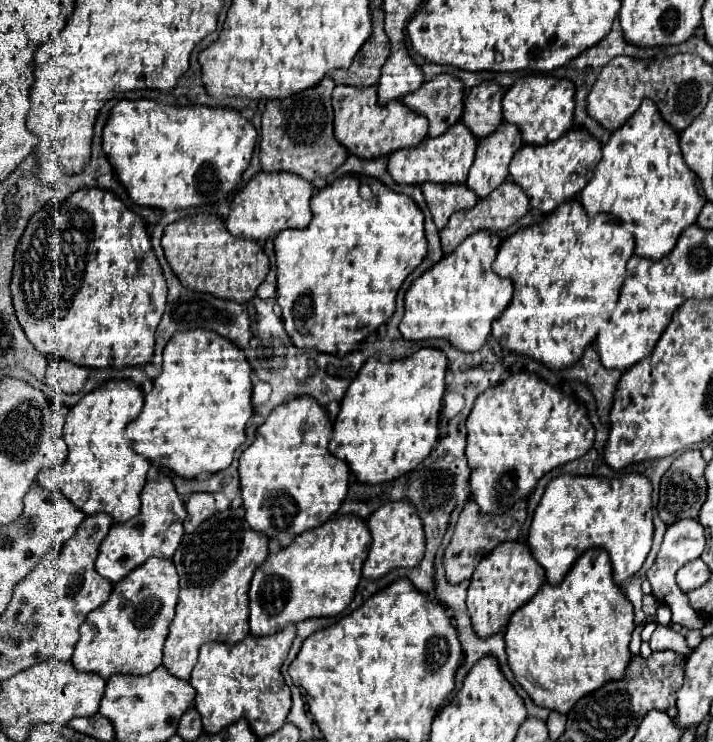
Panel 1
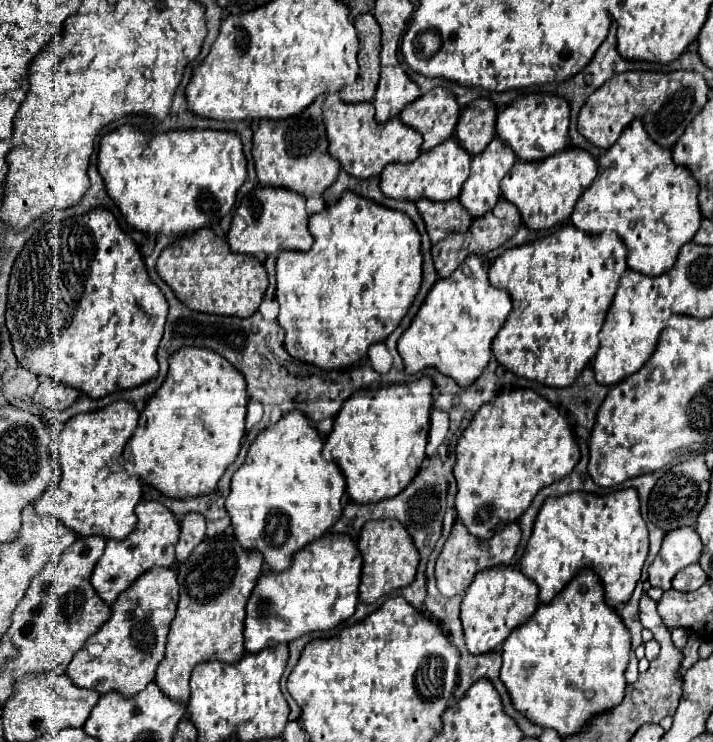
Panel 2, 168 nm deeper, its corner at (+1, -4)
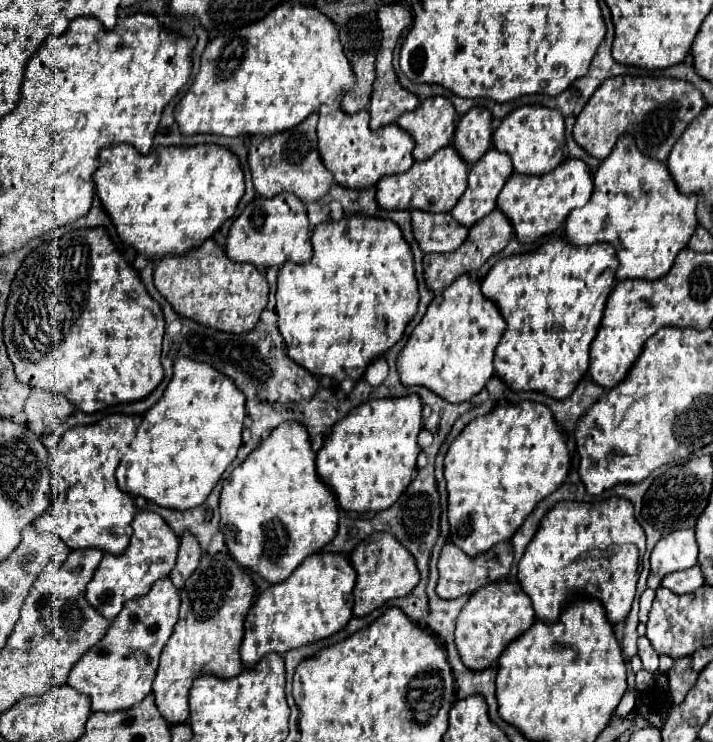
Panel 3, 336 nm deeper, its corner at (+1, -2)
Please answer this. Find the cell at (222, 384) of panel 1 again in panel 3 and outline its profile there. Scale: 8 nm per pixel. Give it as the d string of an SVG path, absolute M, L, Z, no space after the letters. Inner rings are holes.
M178 358L174 362L174 376L164 390L162 398L144 412L142 422L132 438L132 444L120 444L120 462L116 480L120 490L132 496L144 496L158 506L188 510L200 506L214 490L224 470L232 464L242 446L242 428L246 416L246 398L236 390L236 384L226 374L220 374L214 366L204 362L192 362L192 358Z

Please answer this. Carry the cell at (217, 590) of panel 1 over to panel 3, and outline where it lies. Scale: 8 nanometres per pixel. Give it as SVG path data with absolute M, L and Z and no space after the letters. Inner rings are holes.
M202 554L200 566L180 590L180 618L162 650L152 688L156 694L156 706L170 724L188 720L188 692L194 678L202 674L232 678L242 672L244 664L240 660L240 644L244 634L244 618L254 602L254 594L256 586L252 578L230 554Z

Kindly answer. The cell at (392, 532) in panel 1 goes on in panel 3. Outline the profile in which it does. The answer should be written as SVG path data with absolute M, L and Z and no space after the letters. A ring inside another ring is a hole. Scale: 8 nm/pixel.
M372 534L366 542L360 542L356 550L352 550L352 566L358 572L356 586L354 586L354 616L368 616L374 608L382 606L384 602L392 598L400 598L410 594L410 590L418 584L418 568L416 560L408 552L408 548L402 546L402 542L396 542L392 534Z

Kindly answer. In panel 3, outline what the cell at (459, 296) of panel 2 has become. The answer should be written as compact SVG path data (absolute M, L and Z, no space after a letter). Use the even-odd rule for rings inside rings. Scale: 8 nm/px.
M464 274L452 282L452 286L444 288L430 302L424 318L410 334L406 346L398 356L398 374L404 386L426 386L448 402L464 402L478 394L486 382L494 376L494 348L504 334L504 318L500 318L500 310L496 310L496 302L488 302L480 290L480 280L474 280L470 274Z

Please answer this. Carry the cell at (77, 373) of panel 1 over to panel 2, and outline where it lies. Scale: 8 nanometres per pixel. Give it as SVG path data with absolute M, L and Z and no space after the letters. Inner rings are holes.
M40 378L40 386L38 390L34 392L32 400L38 404L38 406L44 406L48 410L56 410L56 412L62 412L66 408L70 408L76 398L80 396L80 392L72 390L72 388L64 388L64 384L54 384L52 380L44 380Z

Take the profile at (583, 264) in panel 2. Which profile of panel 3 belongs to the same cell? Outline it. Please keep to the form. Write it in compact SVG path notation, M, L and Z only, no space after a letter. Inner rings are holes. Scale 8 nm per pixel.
M552 238L526 254L500 258L482 280L484 296L498 304L508 324L494 354L496 376L500 376L512 390L538 390L556 400L566 398L588 370L590 344L598 332L608 294L616 282L618 264L616 248L608 242L574 246L562 238Z

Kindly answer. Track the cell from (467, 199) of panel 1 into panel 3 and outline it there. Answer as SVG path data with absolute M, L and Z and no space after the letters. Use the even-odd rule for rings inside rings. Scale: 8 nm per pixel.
M412 210L412 228L422 252L452 252L468 236L468 228L458 226L450 214L424 214L422 210Z

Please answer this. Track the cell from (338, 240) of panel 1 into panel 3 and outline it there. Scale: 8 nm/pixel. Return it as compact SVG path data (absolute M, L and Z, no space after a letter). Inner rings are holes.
M346 214L342 220L318 224L312 230L312 248L314 256L308 262L286 262L278 270L276 314L280 334L284 336L288 356L314 376L332 376L338 382L346 378L360 380L366 366L402 338L406 324L418 310L420 294L410 244L392 220Z

